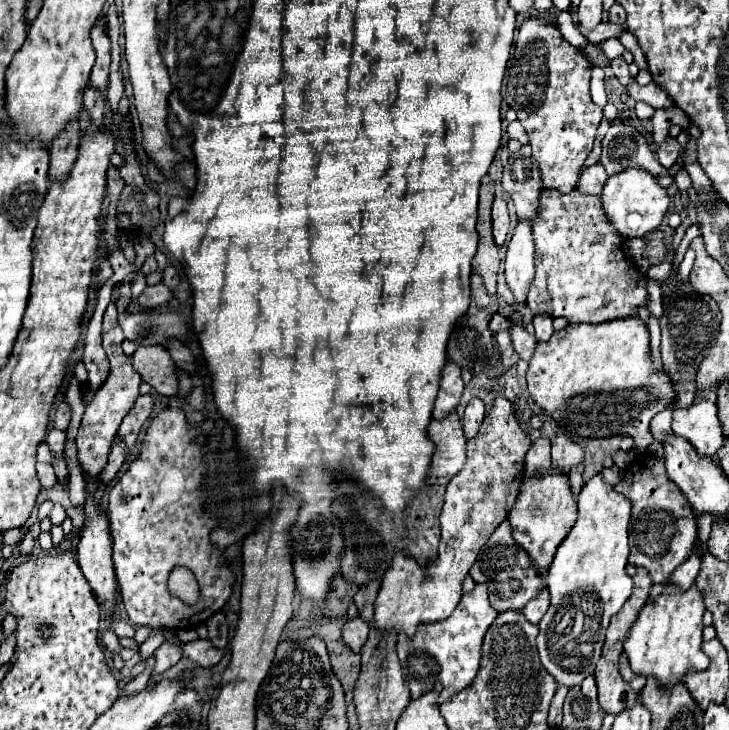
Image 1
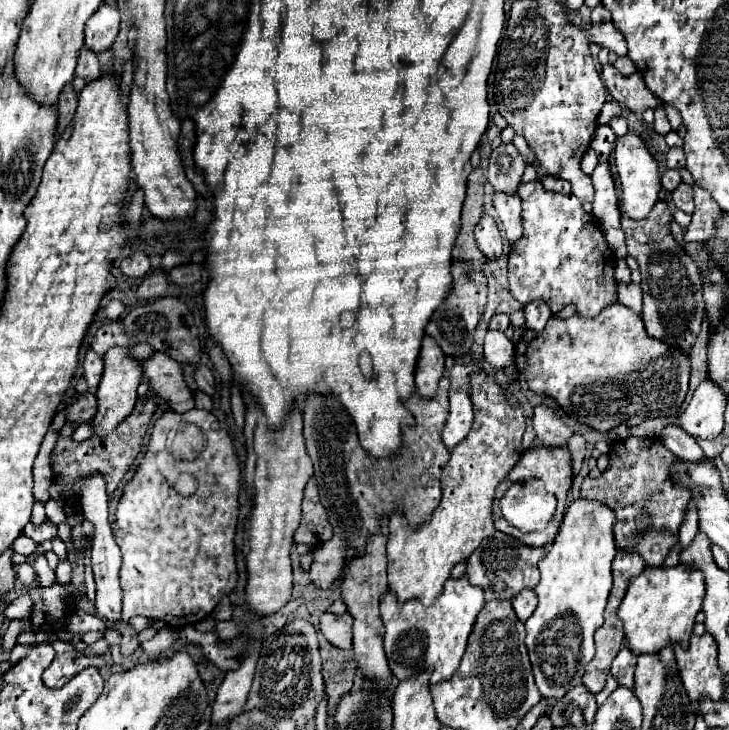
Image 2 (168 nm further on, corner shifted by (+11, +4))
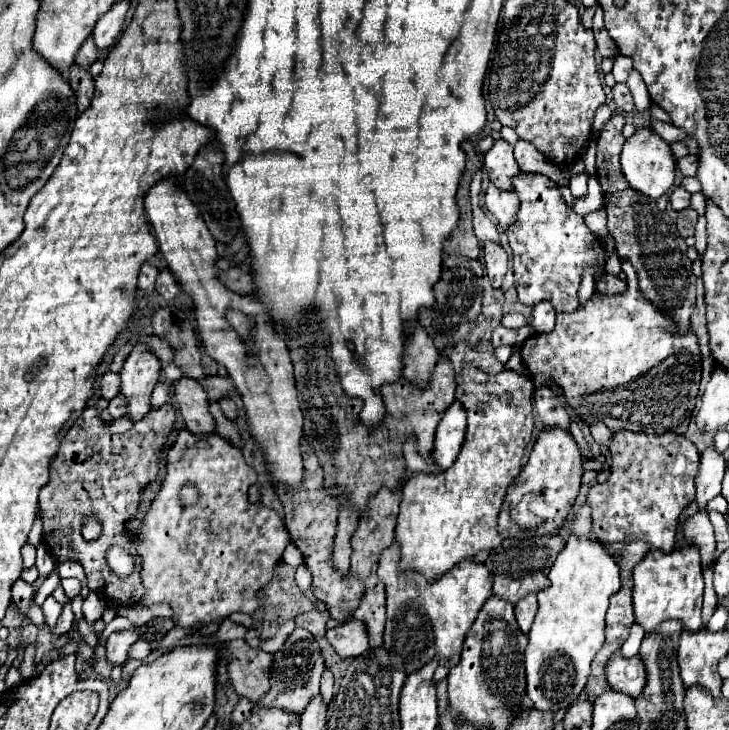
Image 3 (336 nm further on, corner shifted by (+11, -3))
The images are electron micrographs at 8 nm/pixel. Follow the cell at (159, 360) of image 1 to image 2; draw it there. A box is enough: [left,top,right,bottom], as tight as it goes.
[143,353,195,413]

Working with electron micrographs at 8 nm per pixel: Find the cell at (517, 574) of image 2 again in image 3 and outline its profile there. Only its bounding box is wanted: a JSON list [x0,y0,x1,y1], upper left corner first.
[483,534,565,604]

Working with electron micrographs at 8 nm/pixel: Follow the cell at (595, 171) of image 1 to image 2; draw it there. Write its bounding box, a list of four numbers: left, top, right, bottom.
[581,149,599,175]

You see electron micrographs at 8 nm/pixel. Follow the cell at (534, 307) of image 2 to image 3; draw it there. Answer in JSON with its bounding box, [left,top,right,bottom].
[531,302,555,332]

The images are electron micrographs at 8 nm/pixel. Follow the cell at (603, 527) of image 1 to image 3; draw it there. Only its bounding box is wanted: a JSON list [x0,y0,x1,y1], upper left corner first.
[527,534,619,710]

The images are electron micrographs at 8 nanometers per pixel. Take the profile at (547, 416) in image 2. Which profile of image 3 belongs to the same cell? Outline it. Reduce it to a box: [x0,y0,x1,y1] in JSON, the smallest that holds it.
[533,386,571,432]

